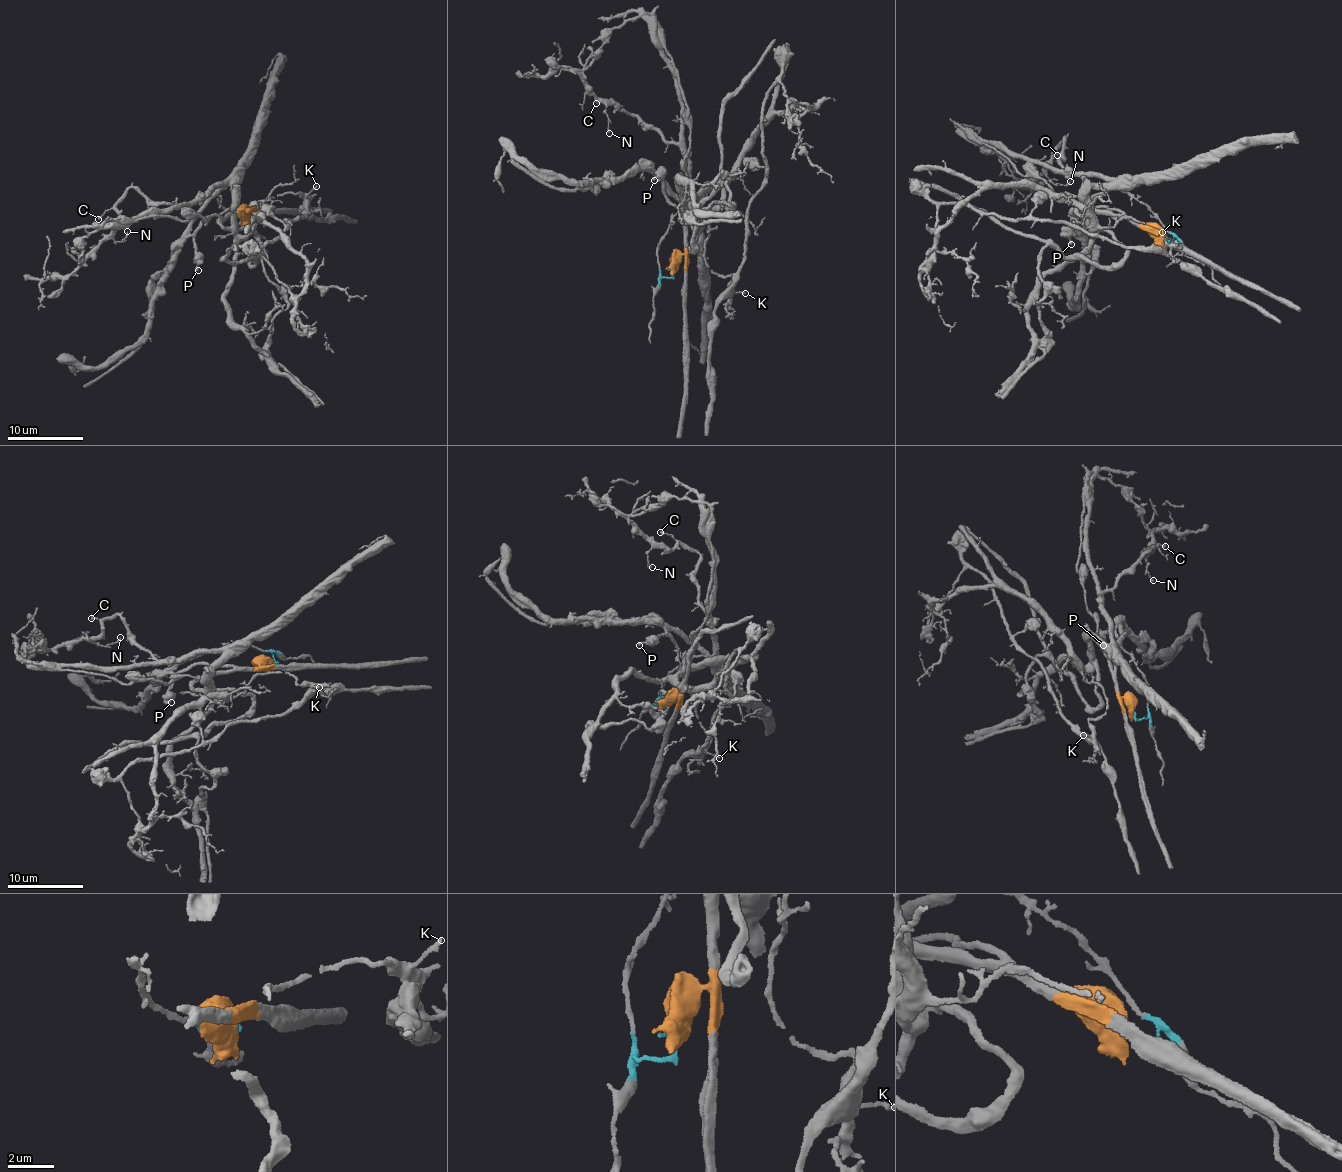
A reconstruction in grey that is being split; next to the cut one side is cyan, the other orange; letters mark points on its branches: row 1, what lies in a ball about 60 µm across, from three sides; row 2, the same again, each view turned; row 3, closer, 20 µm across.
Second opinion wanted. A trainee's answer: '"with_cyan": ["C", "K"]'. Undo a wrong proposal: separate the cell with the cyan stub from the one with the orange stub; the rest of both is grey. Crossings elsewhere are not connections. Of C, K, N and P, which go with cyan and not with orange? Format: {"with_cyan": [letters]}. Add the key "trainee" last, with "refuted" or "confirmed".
{"with_cyan": ["C", "K", "N"], "trainee": "refuted"}

